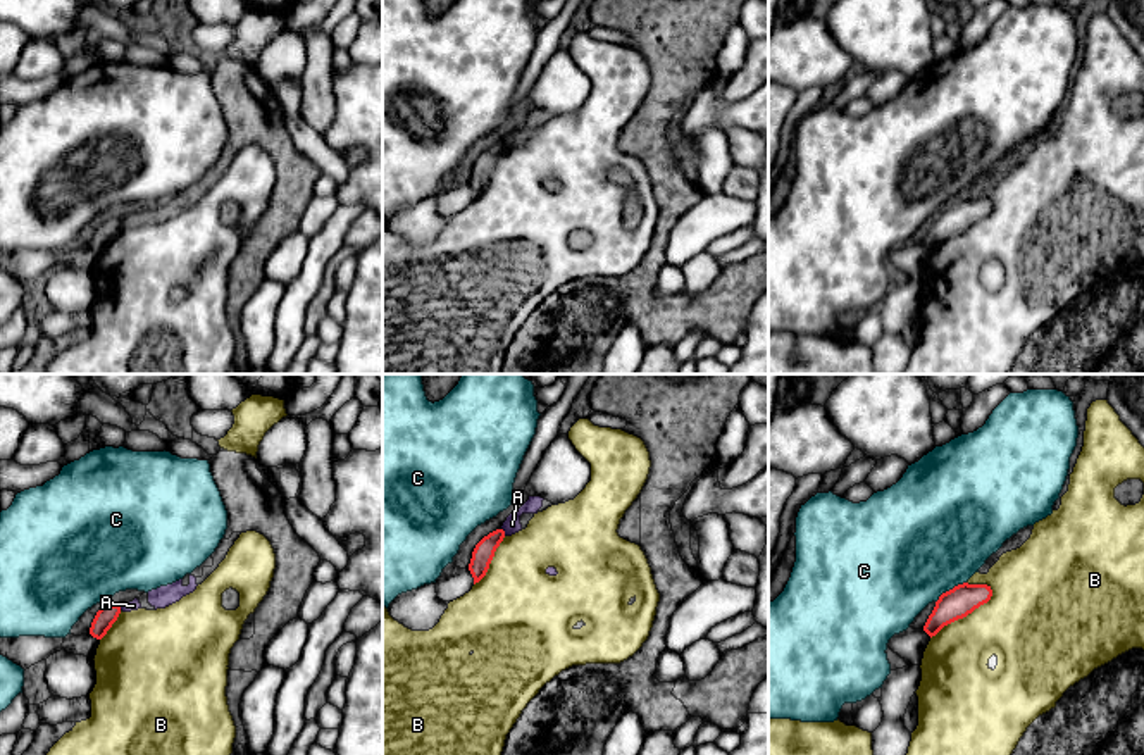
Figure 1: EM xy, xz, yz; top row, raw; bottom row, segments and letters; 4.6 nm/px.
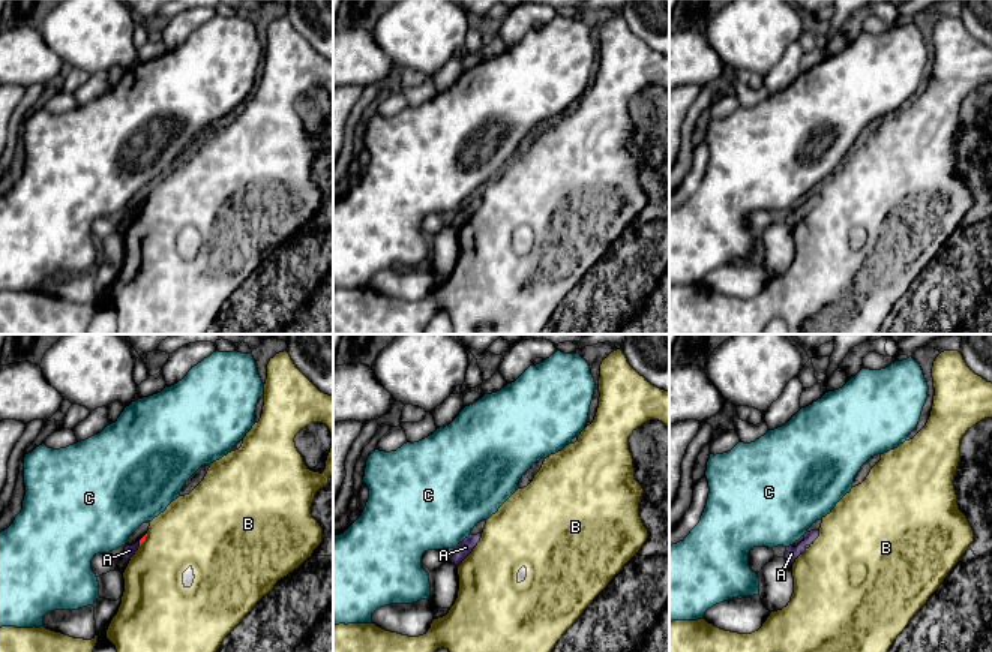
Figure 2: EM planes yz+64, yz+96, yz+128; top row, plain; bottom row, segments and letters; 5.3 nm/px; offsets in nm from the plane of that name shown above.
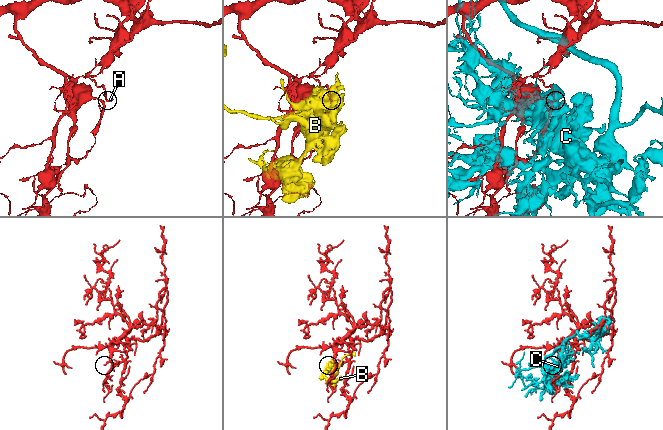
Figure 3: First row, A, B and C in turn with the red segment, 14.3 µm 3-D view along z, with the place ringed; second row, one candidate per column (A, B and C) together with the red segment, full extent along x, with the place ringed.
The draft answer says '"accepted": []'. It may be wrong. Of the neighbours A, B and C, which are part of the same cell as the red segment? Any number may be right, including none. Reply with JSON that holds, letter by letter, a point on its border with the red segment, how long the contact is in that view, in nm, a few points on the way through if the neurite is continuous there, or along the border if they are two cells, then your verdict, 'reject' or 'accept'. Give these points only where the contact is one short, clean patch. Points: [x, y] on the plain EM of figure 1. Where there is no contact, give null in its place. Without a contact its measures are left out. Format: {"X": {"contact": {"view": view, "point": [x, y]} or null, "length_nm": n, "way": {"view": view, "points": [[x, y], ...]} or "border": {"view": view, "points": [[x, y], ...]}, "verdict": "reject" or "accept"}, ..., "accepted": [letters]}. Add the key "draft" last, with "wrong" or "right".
{"A": {"contact": {"view": "xz", "point": [503, 145]}, "length_nm": 40, "border": {"view": "xz", "points": [[502, 142], [505, 149]]}, "verdict": "reject"}, "B": {"contact": {"view": "yz", "point": [965, 230]}, "length_nm": 380, "verdict": "reject"}, "C": {"contact": {"view": "yz", "point": [950, 204]}, "length_nm": 170, "verdict": "reject"}, "accepted": [], "draft": "right"}

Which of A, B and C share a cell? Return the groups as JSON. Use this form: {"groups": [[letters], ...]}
{"groups": [["A"], ["B"], ["C"]]}

